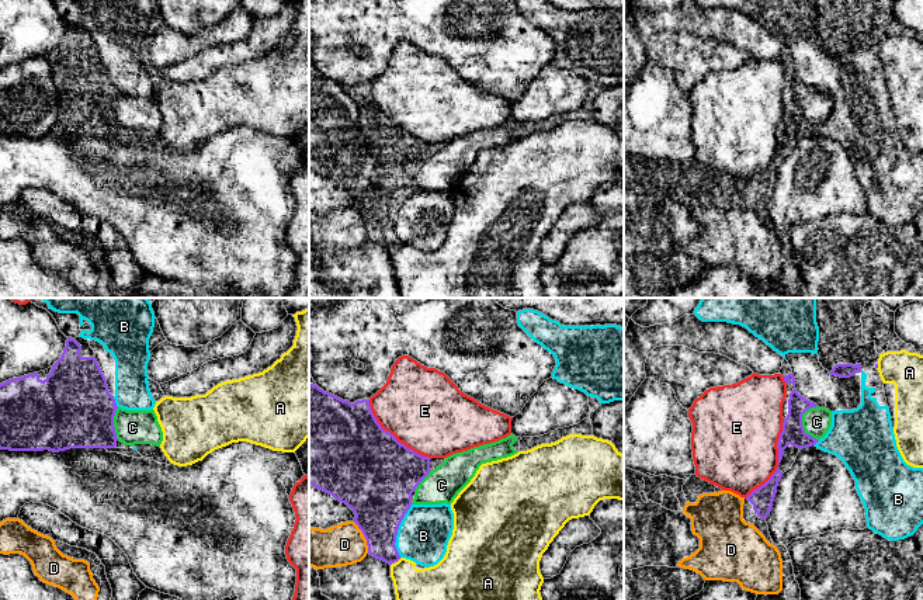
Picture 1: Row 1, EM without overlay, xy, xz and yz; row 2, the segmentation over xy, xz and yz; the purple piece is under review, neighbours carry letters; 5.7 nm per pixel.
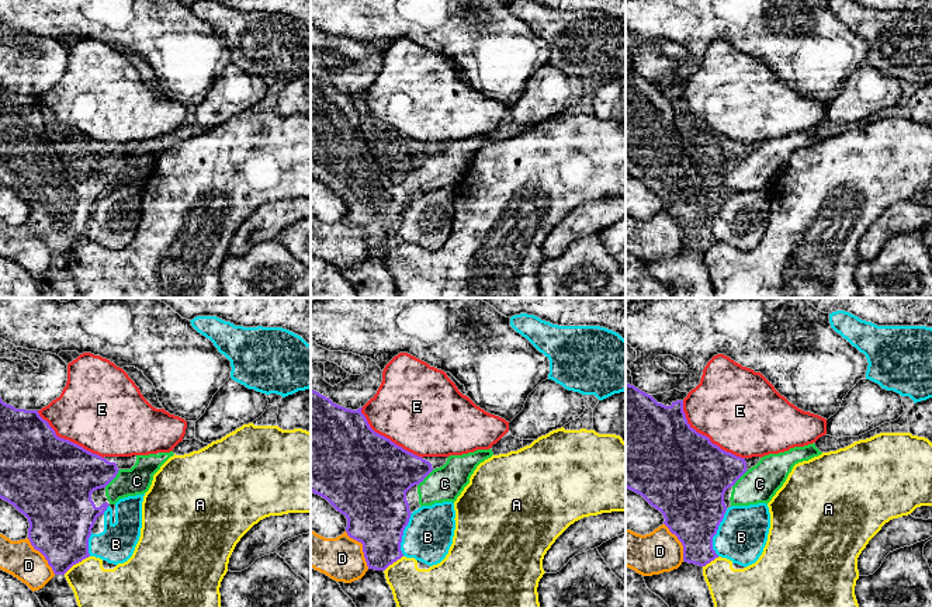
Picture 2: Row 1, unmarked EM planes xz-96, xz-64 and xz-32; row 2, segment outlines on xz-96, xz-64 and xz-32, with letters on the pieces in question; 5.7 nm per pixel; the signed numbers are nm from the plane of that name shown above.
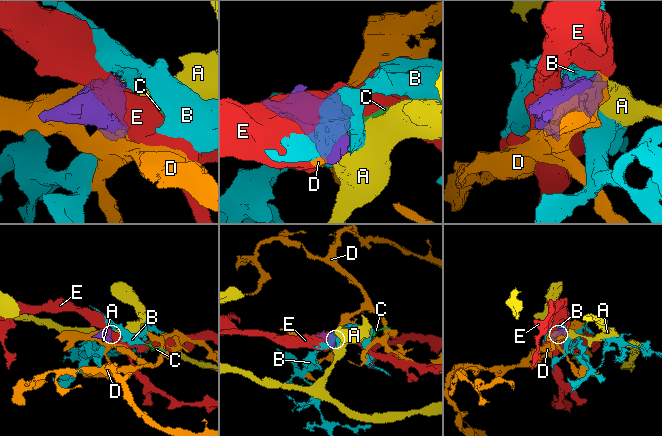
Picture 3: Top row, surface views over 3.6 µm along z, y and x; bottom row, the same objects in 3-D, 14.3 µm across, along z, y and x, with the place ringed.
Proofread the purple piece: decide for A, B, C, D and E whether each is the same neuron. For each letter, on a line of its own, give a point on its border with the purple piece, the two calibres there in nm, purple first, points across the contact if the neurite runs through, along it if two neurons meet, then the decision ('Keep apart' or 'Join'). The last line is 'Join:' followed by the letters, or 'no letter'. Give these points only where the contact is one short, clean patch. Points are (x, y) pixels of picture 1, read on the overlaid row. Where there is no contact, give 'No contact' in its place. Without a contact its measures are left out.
A: Touches purple at xz (395, 561). Thickness 240 nm (purple) against 190 nm. Keep apart
B: Touches purple at xz (398, 529). Thickness 380 nm (purple) against 300 nm. Keep apart
C: Touches purple at yz (801, 423). Thickness 130 nm (purple) against 160 nm. Path across: yz (793, 433), (801, 423), (816, 422). Join
D: Touches purple at xz (364, 536). Thickness 360 nm (purple) against 240 nm. Keep apart
E: Touches purple at yz (779, 461). Thickness 130 nm (purple) against 460 nm. Keep apart
Join: C

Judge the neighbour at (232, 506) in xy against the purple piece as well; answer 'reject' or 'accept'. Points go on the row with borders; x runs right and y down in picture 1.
reject

